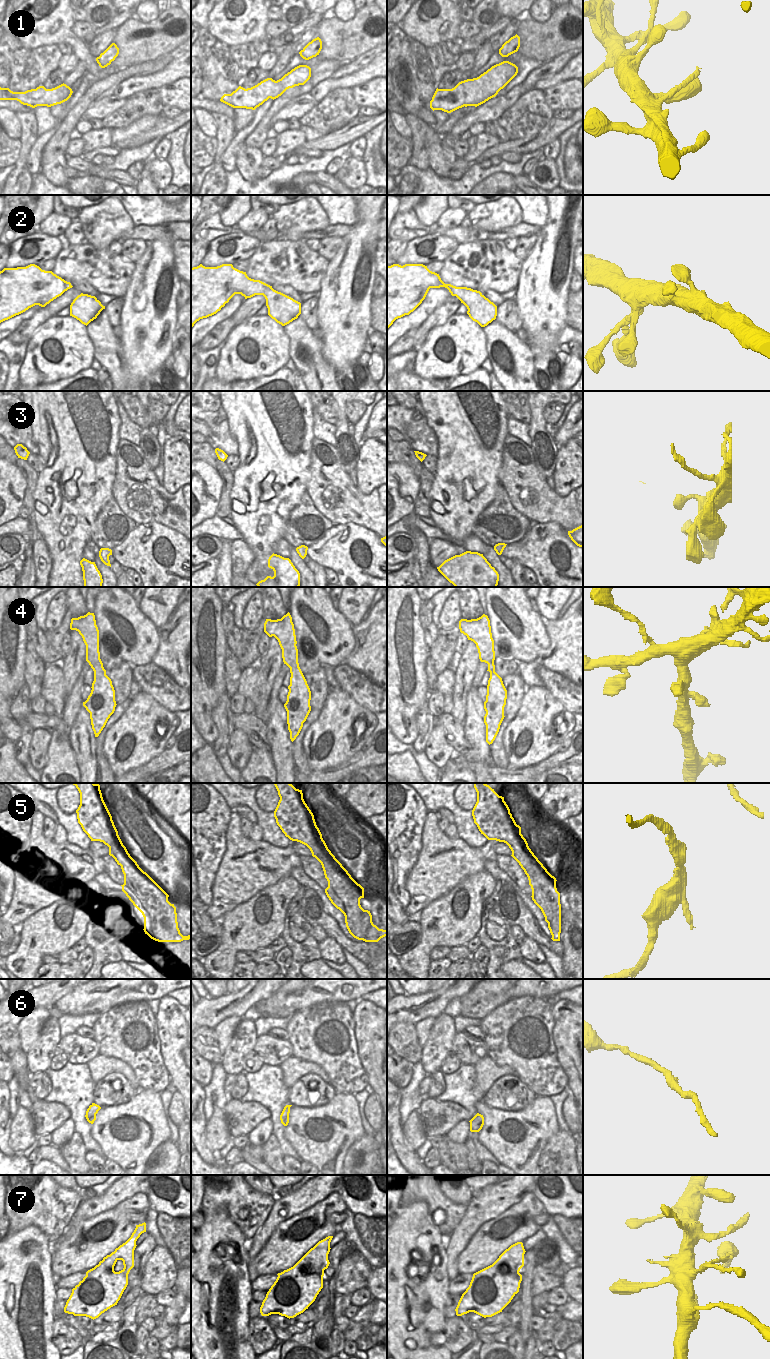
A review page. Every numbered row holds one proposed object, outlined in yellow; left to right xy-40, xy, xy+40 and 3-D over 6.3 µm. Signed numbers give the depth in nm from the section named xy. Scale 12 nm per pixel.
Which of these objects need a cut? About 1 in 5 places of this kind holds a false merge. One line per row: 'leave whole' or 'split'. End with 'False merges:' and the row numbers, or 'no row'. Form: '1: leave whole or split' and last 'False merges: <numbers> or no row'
1: leave whole
2: leave whole
3: leave whole
4: leave whole
5: split
6: leave whole
7: split
False merges: 5, 7

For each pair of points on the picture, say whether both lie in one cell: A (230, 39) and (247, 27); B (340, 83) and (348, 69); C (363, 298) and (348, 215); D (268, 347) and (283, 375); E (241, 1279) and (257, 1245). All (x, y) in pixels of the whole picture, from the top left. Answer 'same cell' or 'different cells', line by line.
A: same cell
B: different cells
C: different cells
D: different cells
E: different cells

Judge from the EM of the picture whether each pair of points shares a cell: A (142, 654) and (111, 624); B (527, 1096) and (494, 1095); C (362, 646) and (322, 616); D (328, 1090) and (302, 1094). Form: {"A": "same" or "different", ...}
{"A": "same", "B": "same", "C": "different", "D": "same"}

